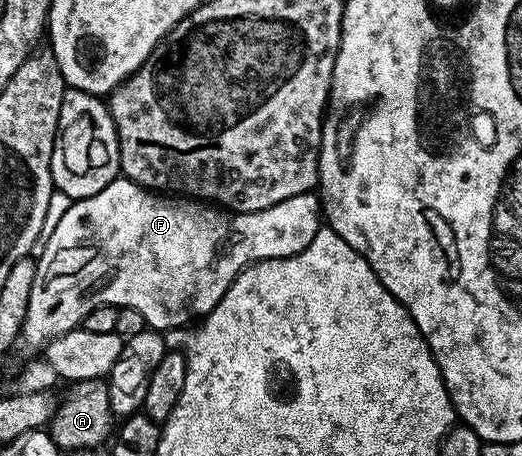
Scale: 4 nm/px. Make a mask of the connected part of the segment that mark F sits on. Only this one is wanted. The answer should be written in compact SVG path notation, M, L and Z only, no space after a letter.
M121 175L102 187L98 195L73 201L66 215L59 220L54 235L46 243L46 251L35 260L34 287L30 290L30 307L26 307L20 341L32 349L43 350L56 337L81 328L86 315L90 315L94 307L103 305L138 311L145 326L157 331L187 326L203 318L219 303L246 266L255 261L293 257L306 251L310 239L318 235L320 228L322 206L315 192L282 199L282 203L274 203L274 207L262 211L233 213L200 199L169 199L159 192L143 189Z

